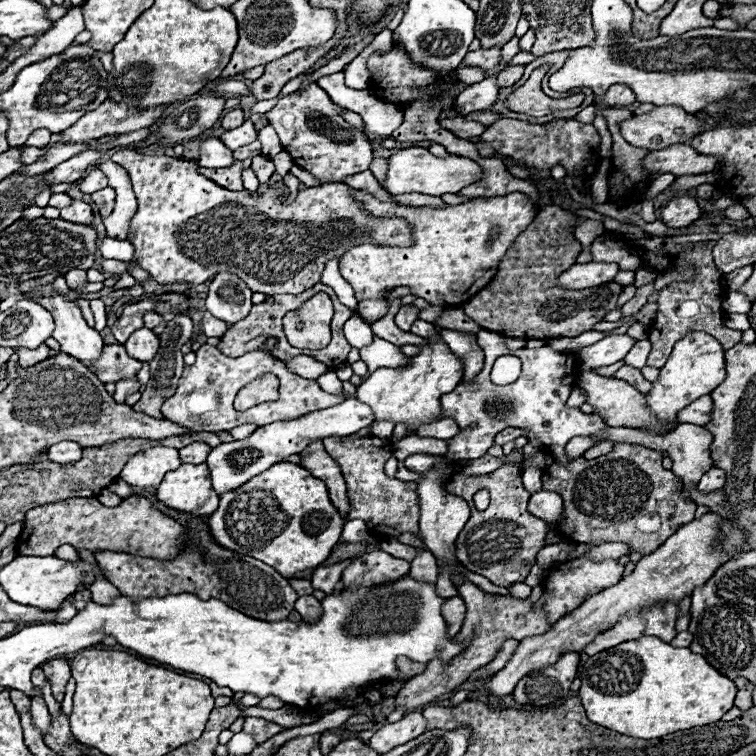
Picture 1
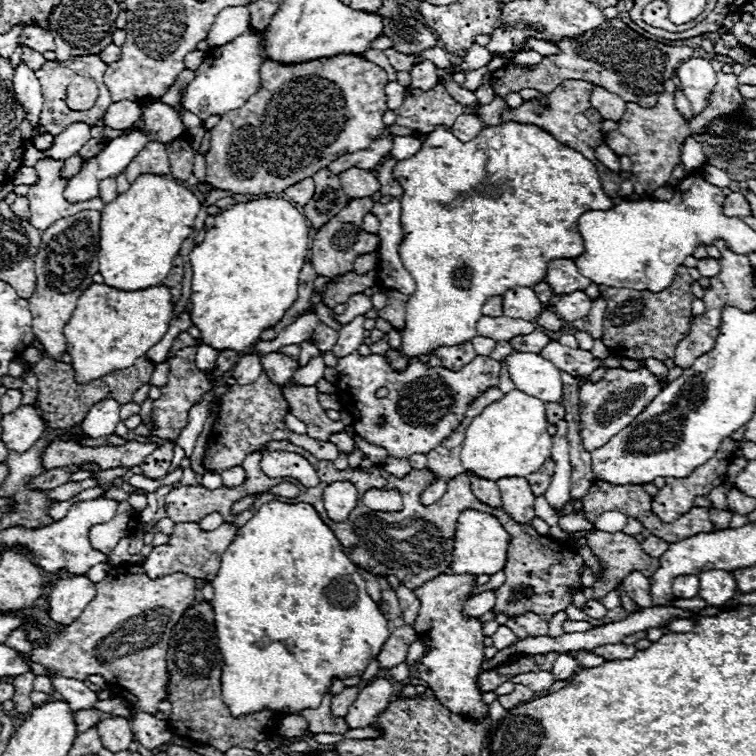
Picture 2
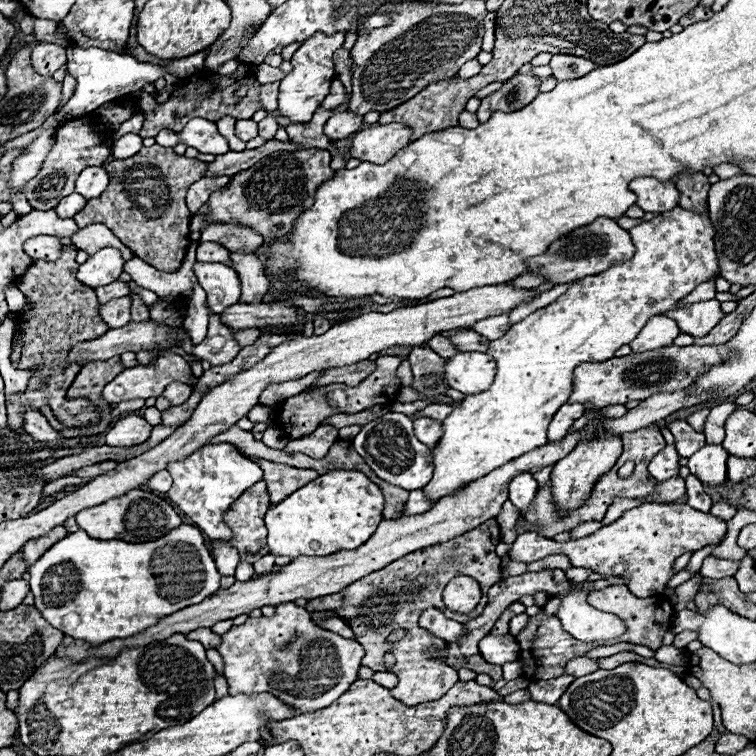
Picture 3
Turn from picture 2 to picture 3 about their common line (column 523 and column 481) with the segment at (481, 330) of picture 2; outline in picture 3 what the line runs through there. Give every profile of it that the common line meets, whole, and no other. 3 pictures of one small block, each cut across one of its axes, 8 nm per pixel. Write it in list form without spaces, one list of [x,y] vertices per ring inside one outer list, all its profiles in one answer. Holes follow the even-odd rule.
[[[504,314],[504,316],[490,316],[490,318],[484,318],[484,320],[476,322],[476,324],[472,324],[470,330],[486,336],[488,340],[498,340],[506,332],[506,324],[510,326],[508,314]]]

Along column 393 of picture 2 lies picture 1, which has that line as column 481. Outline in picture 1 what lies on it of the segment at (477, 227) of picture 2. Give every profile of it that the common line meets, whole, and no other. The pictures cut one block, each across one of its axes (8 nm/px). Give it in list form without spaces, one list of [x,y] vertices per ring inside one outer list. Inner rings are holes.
[[[406,148],[398,150],[388,158],[388,170],[384,178],[384,188],[390,194],[432,194],[432,196],[442,196],[442,194],[458,194],[462,188],[474,184],[482,176],[482,168],[464,156],[446,156],[438,158],[430,154],[426,148]]]

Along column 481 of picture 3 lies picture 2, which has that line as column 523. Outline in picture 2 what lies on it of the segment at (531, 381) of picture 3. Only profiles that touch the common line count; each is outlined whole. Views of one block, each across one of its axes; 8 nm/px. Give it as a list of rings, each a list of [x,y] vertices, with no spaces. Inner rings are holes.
[[[520,390],[508,392],[500,402],[492,402],[484,408],[476,420],[468,426],[462,448],[462,464],[466,474],[484,476],[488,480],[500,480],[508,476],[526,478],[538,472],[550,458],[552,436],[546,432],[546,408],[544,402],[528,396]]]

